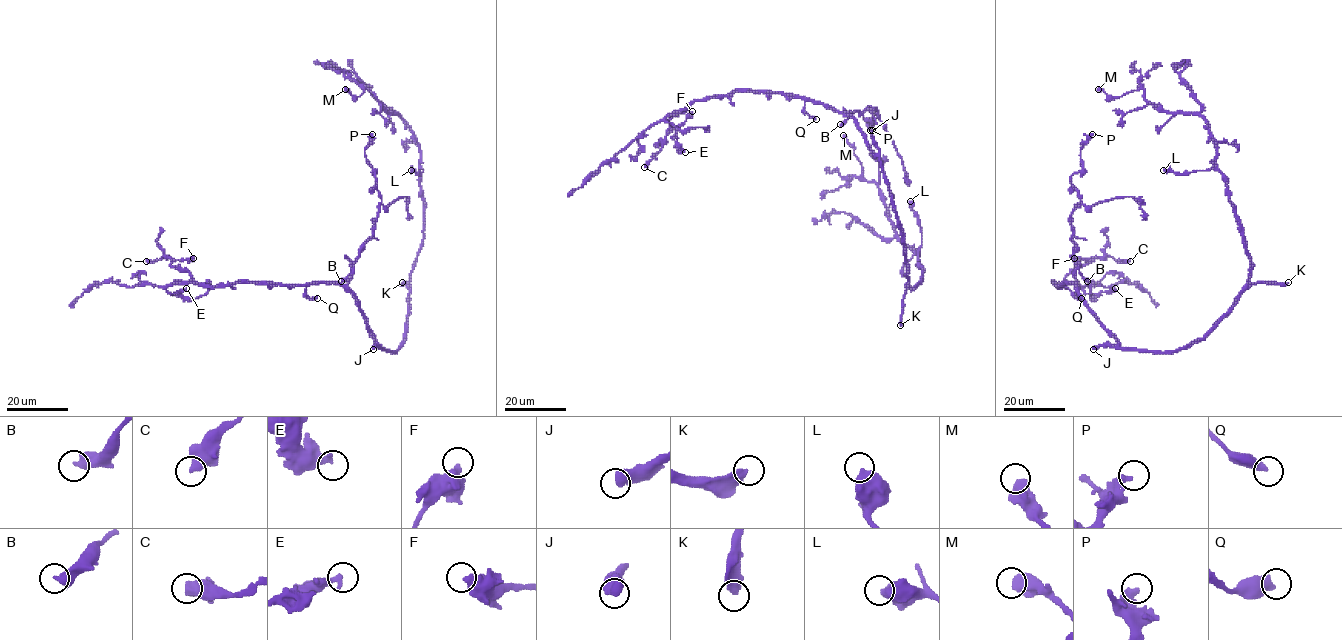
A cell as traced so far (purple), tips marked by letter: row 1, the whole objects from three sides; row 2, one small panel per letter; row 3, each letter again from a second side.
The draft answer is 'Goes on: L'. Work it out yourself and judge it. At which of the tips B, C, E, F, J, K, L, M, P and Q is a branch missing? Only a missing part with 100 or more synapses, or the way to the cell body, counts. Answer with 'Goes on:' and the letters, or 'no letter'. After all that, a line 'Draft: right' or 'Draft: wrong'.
Goes on: K
Draft: wrong

